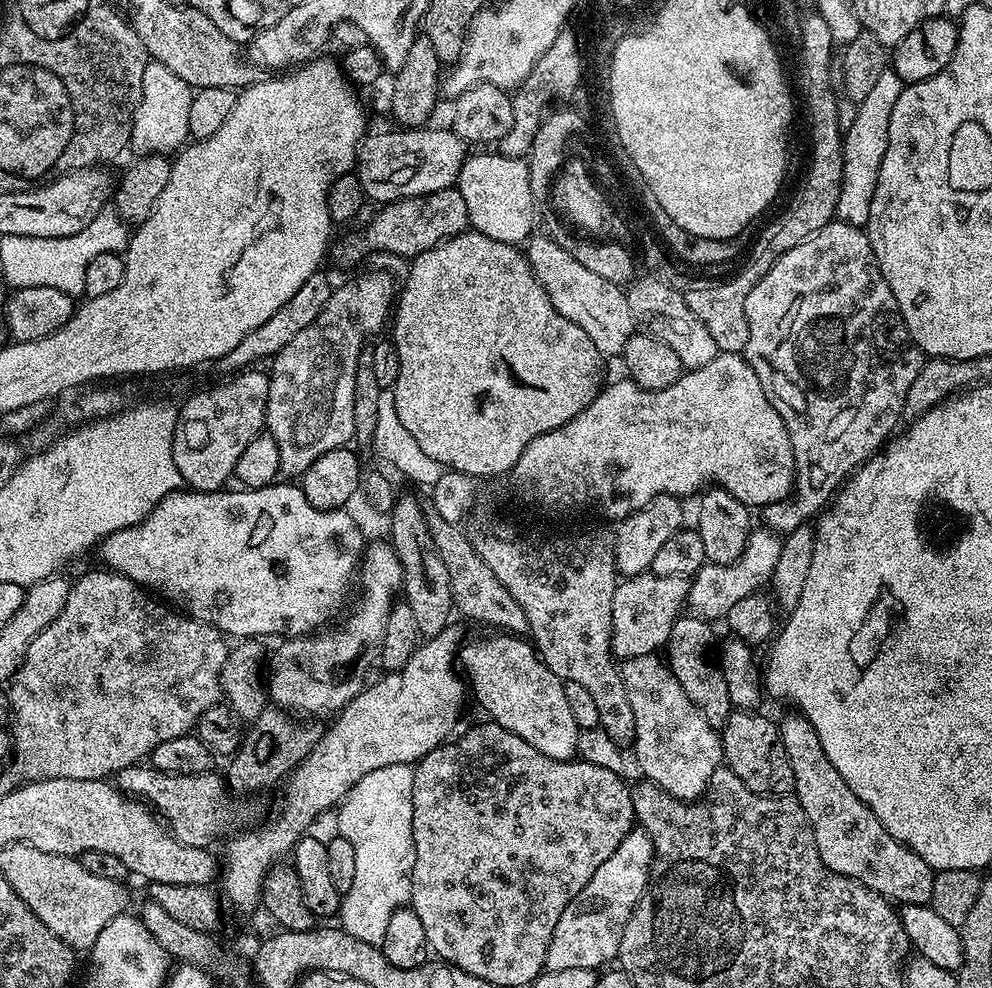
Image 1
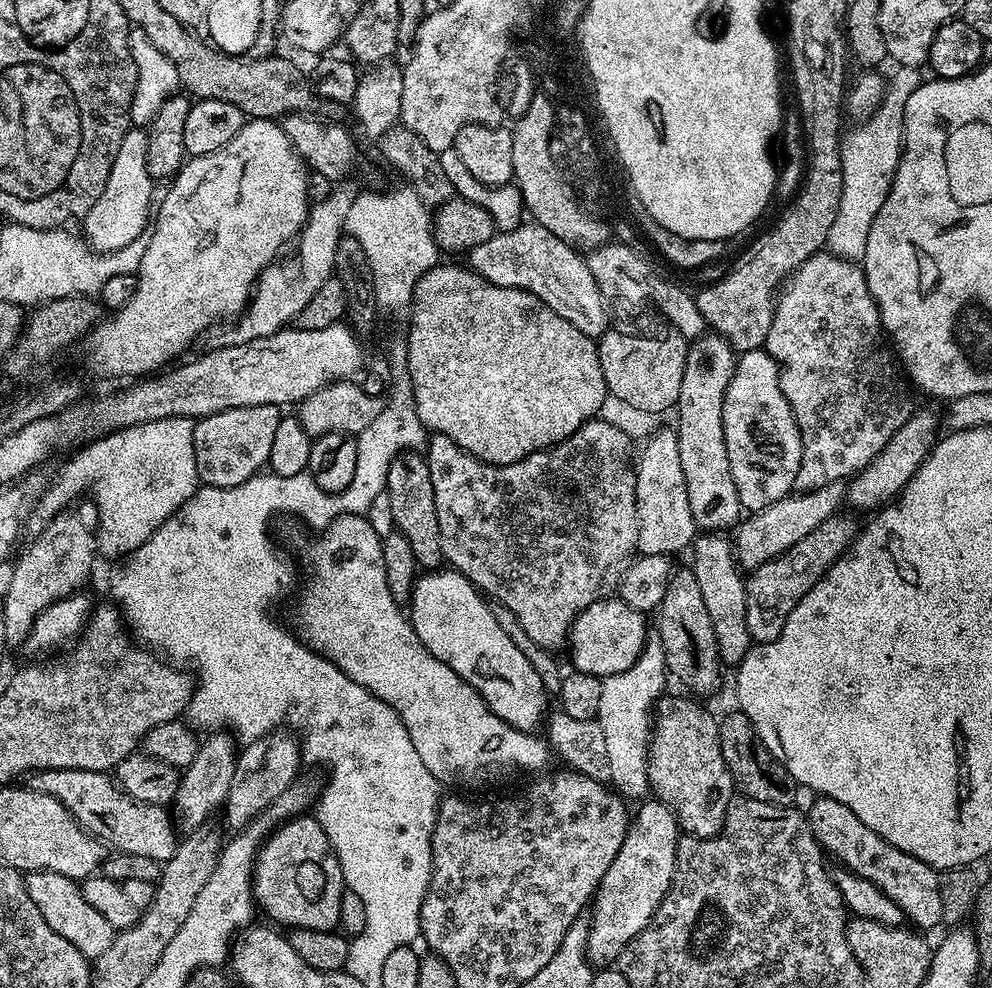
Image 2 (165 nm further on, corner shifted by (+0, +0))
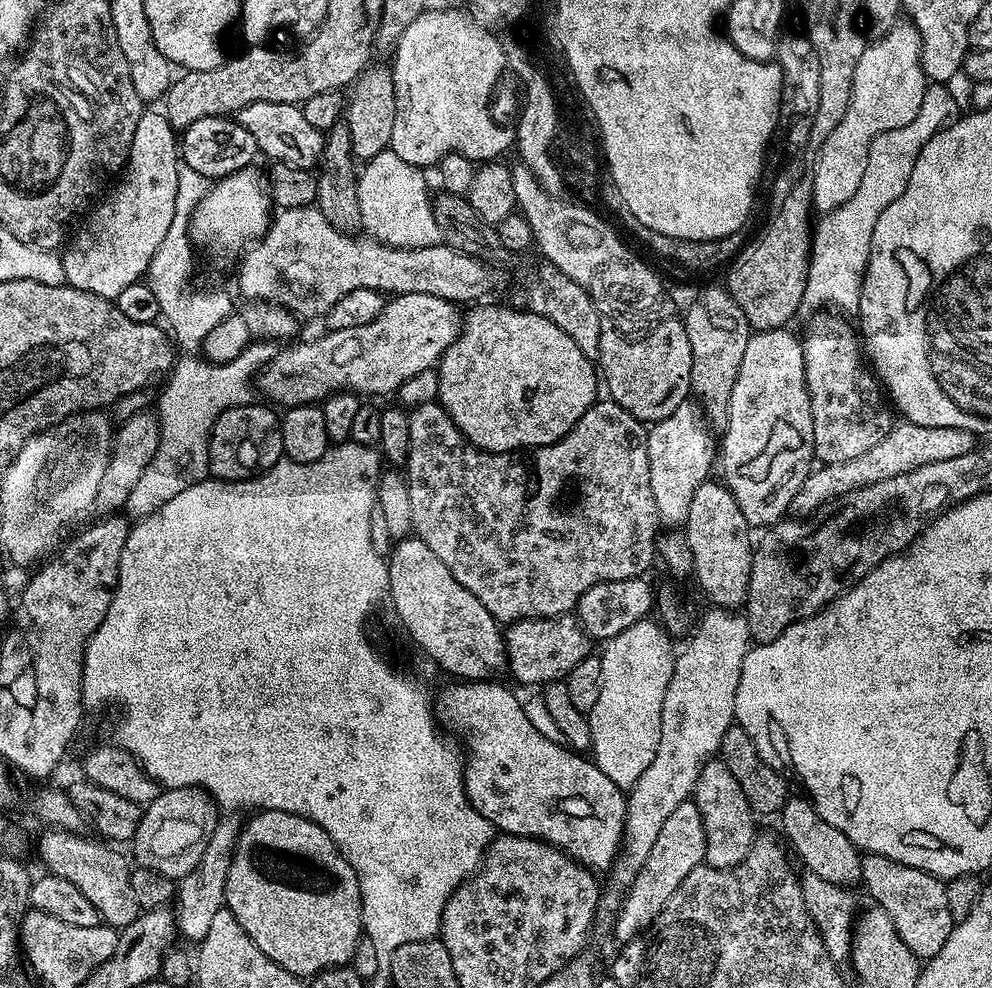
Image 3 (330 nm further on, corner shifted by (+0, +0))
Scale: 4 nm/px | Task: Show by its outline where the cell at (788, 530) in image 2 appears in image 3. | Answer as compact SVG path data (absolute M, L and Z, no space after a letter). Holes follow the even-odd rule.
M907 422L897 423L890 430L890 434L886 434L886 438L878 442L878 446L866 450L866 454L858 454L858 458L850 458L847 462L813 467L808 477L796 489L790 509L791 515L796 518L811 517L823 509L820 508L823 504L831 505L837 498L862 490L874 482L882 482L886 478L894 478L910 470L918 470L918 466L926 466L930 462L946 462L946 458L962 458L962 454L972 451L973 447L974 437L966 430L918 426Z

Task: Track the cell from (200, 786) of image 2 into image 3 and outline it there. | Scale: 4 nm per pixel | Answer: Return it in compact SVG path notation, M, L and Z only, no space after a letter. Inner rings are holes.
M170 788L161 791L140 813L138 830L132 835L131 855L141 868L149 868L177 882L202 862L206 842L214 834L218 812L213 801L199 788Z

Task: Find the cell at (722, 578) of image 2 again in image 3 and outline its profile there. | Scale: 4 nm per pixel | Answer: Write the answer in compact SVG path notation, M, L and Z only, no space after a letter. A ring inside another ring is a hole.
M705 482L698 486L690 502L686 531L690 550L694 554L692 570L694 580L700 583L709 605L736 610L748 599L754 536L751 536L750 526L746 518L742 518L742 510L738 510L738 502L734 502L734 494L728 485L712 483Z

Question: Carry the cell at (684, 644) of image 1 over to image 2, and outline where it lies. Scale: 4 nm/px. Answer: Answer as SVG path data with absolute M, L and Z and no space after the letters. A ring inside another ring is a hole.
M677 567L673 571L666 586L666 594L662 594L662 602L658 609L659 616L658 639L662 642L662 650L666 654L669 673L673 677L676 675L690 691L697 692L697 694L692 693L697 697L708 696L711 692L718 691L722 665L714 634L714 622L710 622L710 614L702 599L702 589L699 588L698 578L691 567Z

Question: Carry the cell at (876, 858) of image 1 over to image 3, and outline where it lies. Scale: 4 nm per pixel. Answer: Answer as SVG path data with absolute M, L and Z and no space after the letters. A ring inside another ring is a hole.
M864 854L860 857L860 878L867 895L875 898L878 906L890 914L902 942L910 946L917 960L926 962L938 954L942 946L946 946L946 938L950 938L954 921L946 902L945 881L939 876L914 870L914 866L906 866L890 858Z

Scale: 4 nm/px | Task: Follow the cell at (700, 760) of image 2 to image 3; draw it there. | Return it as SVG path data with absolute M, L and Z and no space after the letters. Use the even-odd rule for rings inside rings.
M713 758L702 766L702 774L698 774L694 799L698 806L698 814L702 814L702 826L706 830L704 863L712 868L737 868L750 854L752 844L758 835L758 829L756 829L758 820L752 811L750 802L746 802L746 794L742 794L742 786L738 786L734 774L730 774L730 770L726 770L723 760Z

